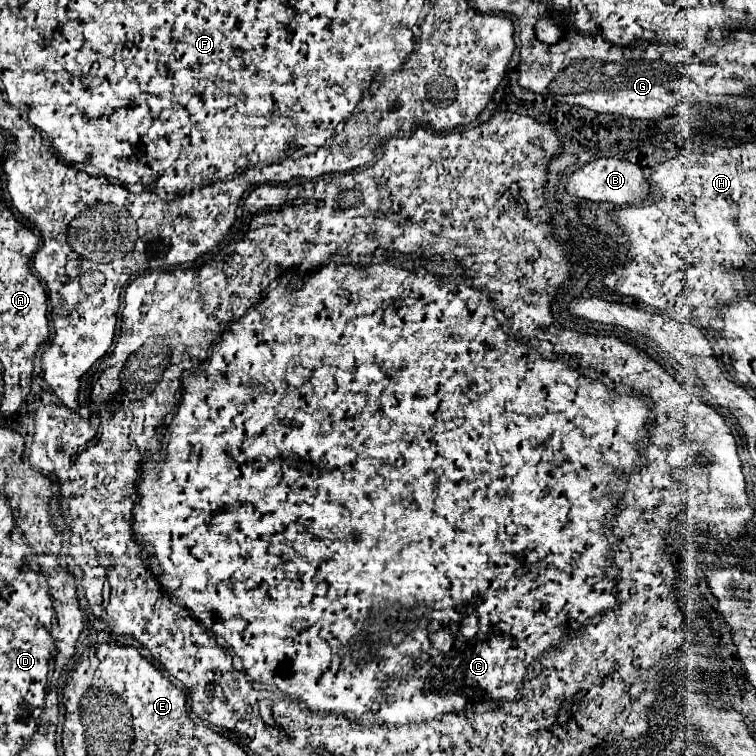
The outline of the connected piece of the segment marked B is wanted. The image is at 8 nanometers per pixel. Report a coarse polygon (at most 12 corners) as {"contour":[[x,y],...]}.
{"contour":[[600,158],[572,174],[566,190],[616,206],[652,196],[642,168]]}

